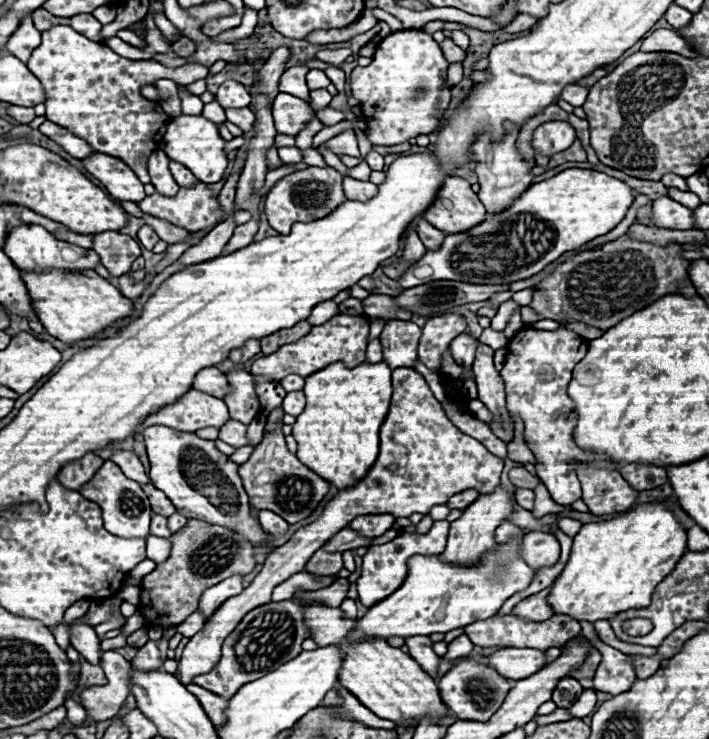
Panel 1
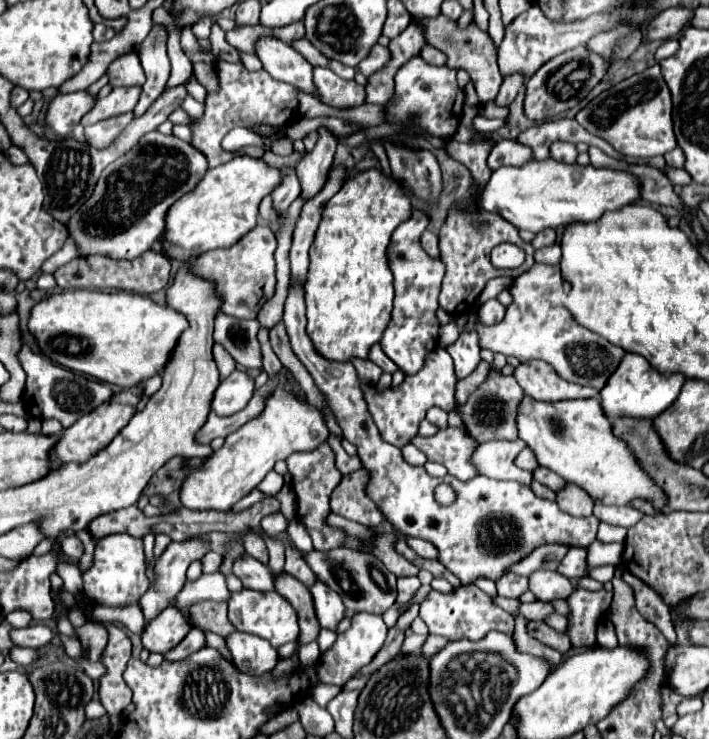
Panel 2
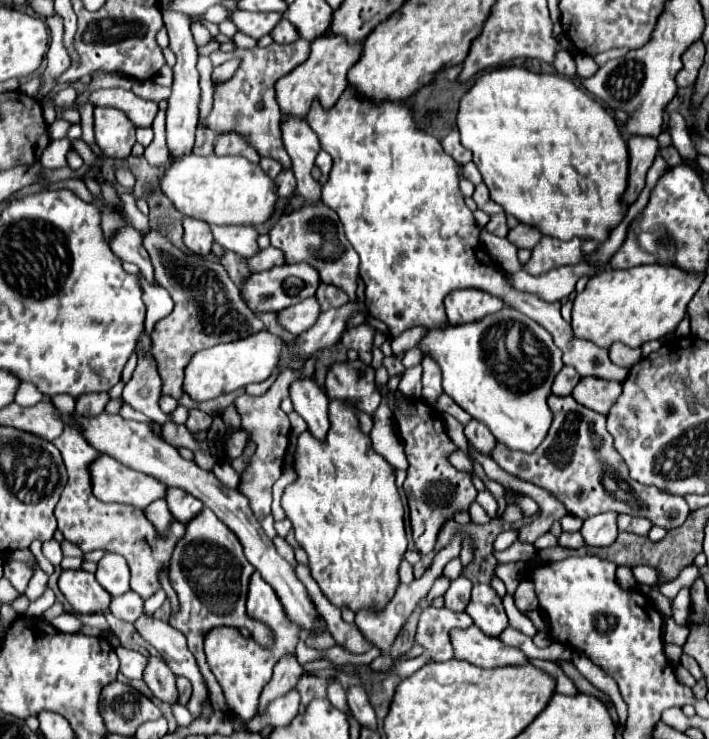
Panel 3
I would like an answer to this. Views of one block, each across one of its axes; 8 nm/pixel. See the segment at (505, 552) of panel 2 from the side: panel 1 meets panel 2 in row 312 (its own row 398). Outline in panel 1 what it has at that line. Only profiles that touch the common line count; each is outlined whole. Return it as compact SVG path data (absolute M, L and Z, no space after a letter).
M296 390L296 392L288 392L284 402L282 402L282 408L286 414L292 414L292 416L298 416L302 414L306 406L306 398L304 398L304 392L302 390Z

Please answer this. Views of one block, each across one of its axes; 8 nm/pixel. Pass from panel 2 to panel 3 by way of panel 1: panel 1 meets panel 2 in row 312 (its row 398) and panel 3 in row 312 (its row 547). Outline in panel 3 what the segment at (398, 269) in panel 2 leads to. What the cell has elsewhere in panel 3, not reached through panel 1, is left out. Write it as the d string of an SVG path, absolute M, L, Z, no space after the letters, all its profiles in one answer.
M310 296L294 306L288 306L280 312L280 324L290 330L292 334L302 334L306 332L310 326L314 326L314 322L320 316L320 306L318 306L318 298Z

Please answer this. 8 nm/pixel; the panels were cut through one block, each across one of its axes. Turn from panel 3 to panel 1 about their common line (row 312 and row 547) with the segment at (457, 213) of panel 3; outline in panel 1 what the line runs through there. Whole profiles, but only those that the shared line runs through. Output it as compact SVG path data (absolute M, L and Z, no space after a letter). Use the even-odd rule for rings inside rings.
M438 520L434 522L432 530L428 534L408 534L402 532L398 538L394 538L388 544L380 544L380 546L370 546L368 552L364 554L364 564L362 564L362 576L358 578L358 594L360 594L360 602L370 608L374 606L374 602L380 602L382 598L390 596L394 590L398 590L398 586L402 586L404 578L406 578L406 562L416 556L432 556L432 554L442 554L442 550L446 548L446 540L448 540L448 530L450 530L450 522L448 520ZM528 532L520 556L536 570L554 566L560 558L560 542L550 532Z

